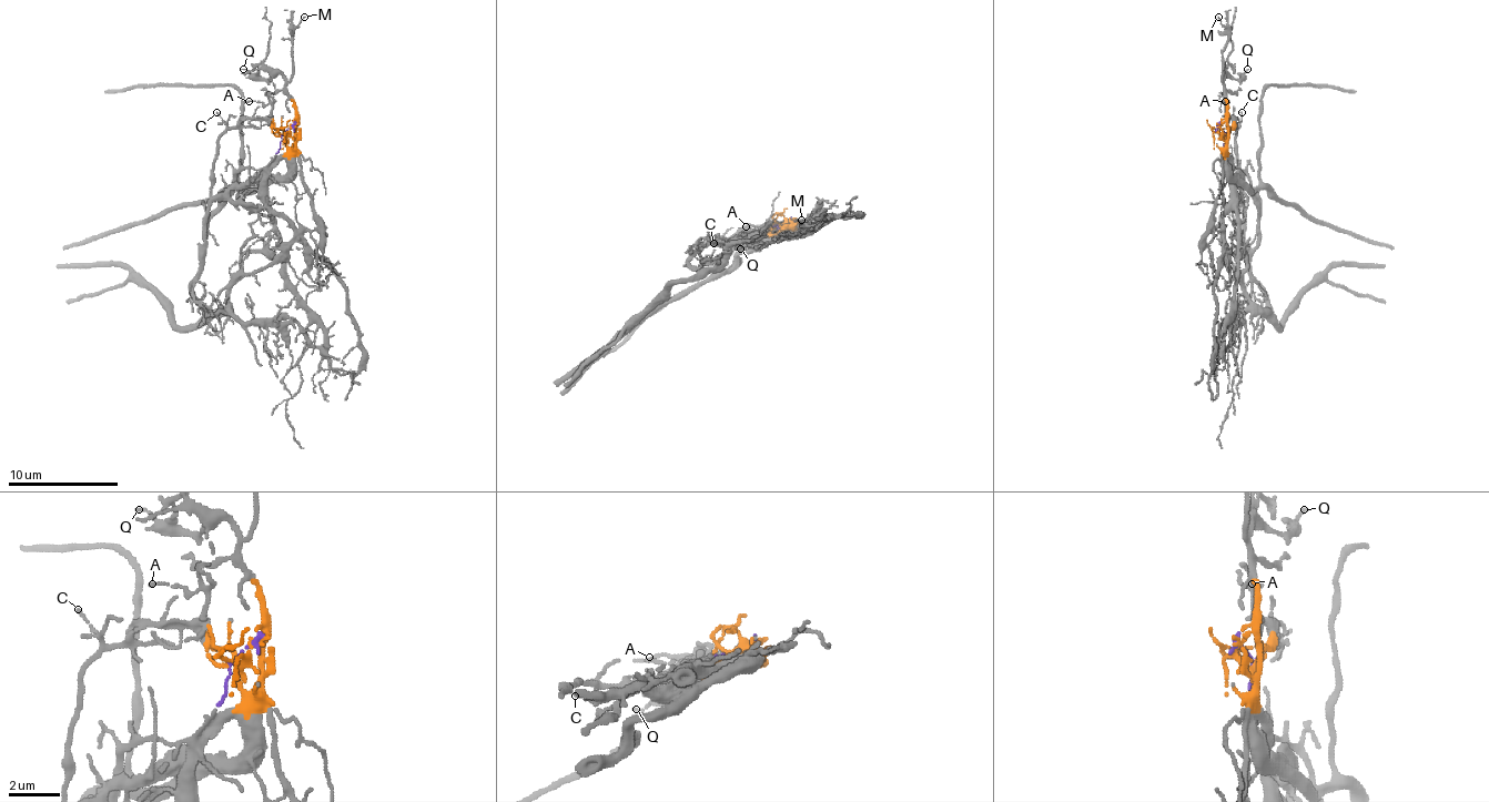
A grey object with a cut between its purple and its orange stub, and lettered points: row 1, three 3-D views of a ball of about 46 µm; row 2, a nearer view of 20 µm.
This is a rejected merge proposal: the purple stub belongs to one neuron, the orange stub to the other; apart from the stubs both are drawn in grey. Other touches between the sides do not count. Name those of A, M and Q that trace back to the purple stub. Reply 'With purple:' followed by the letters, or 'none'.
With purple: none

